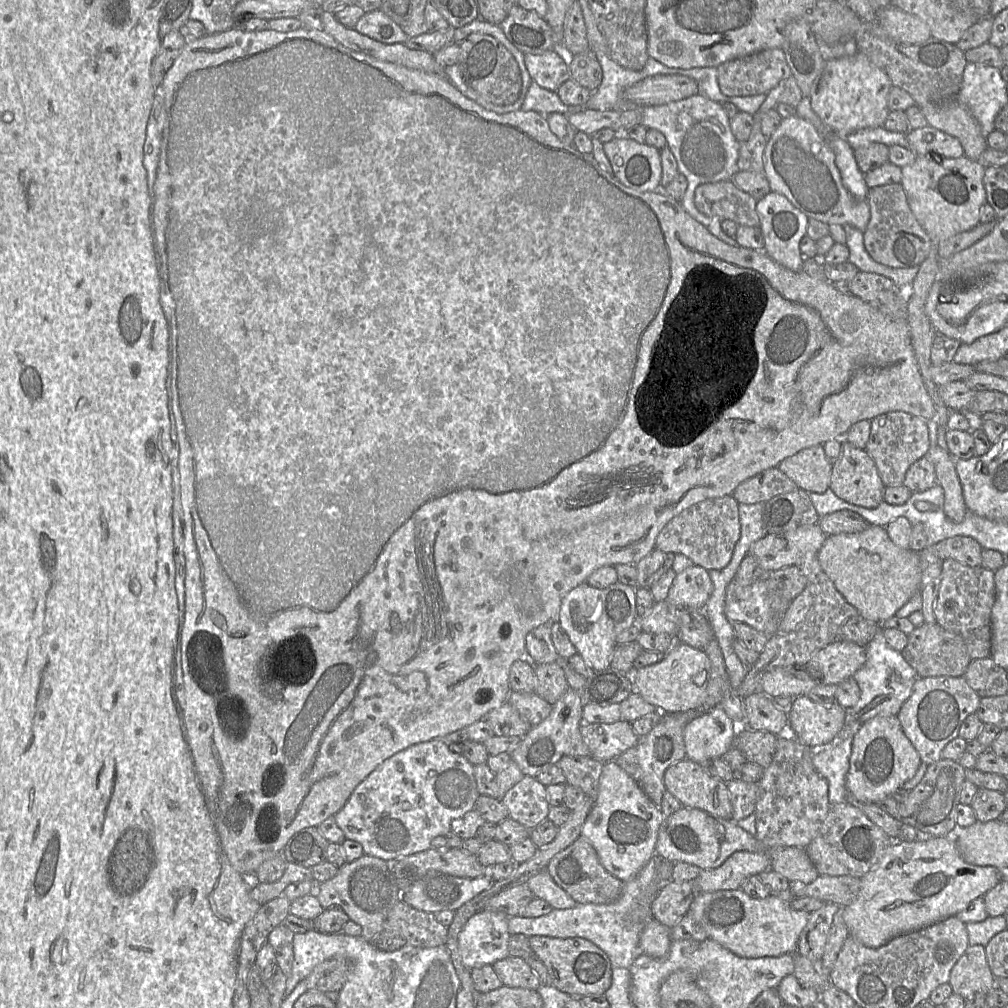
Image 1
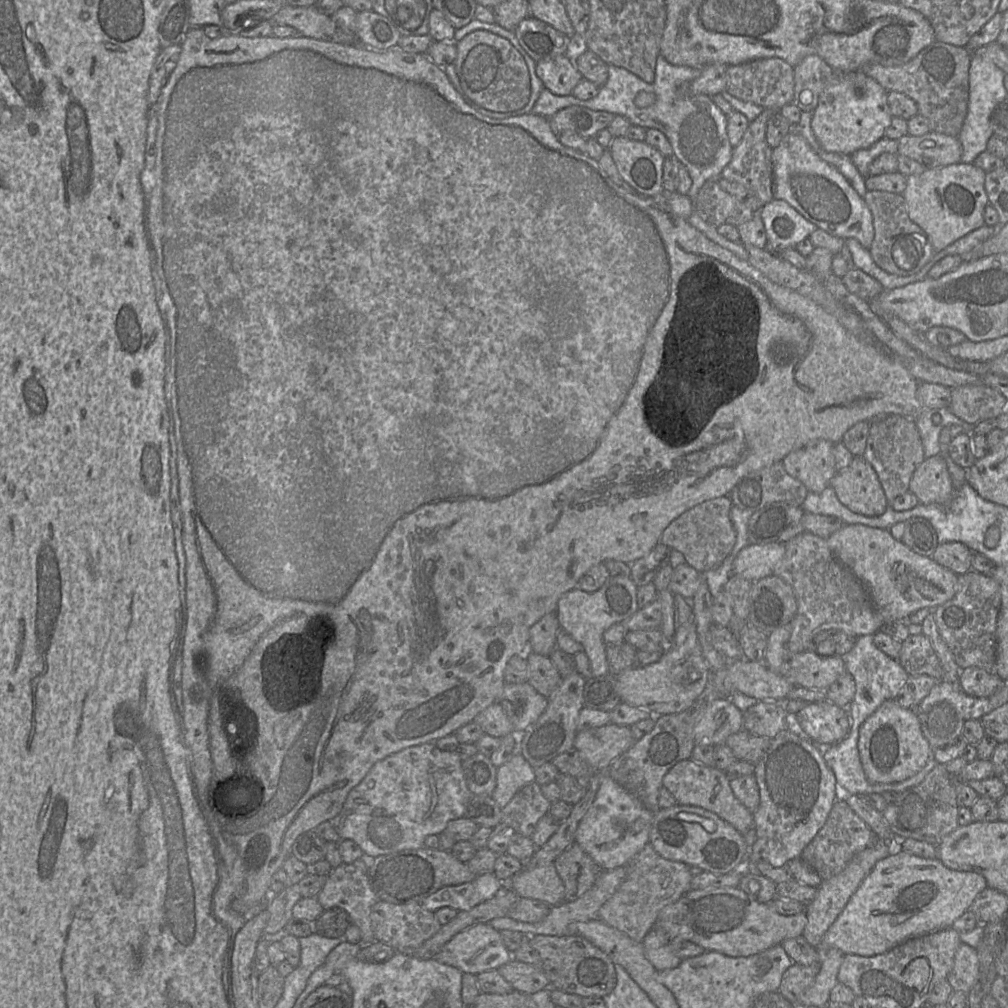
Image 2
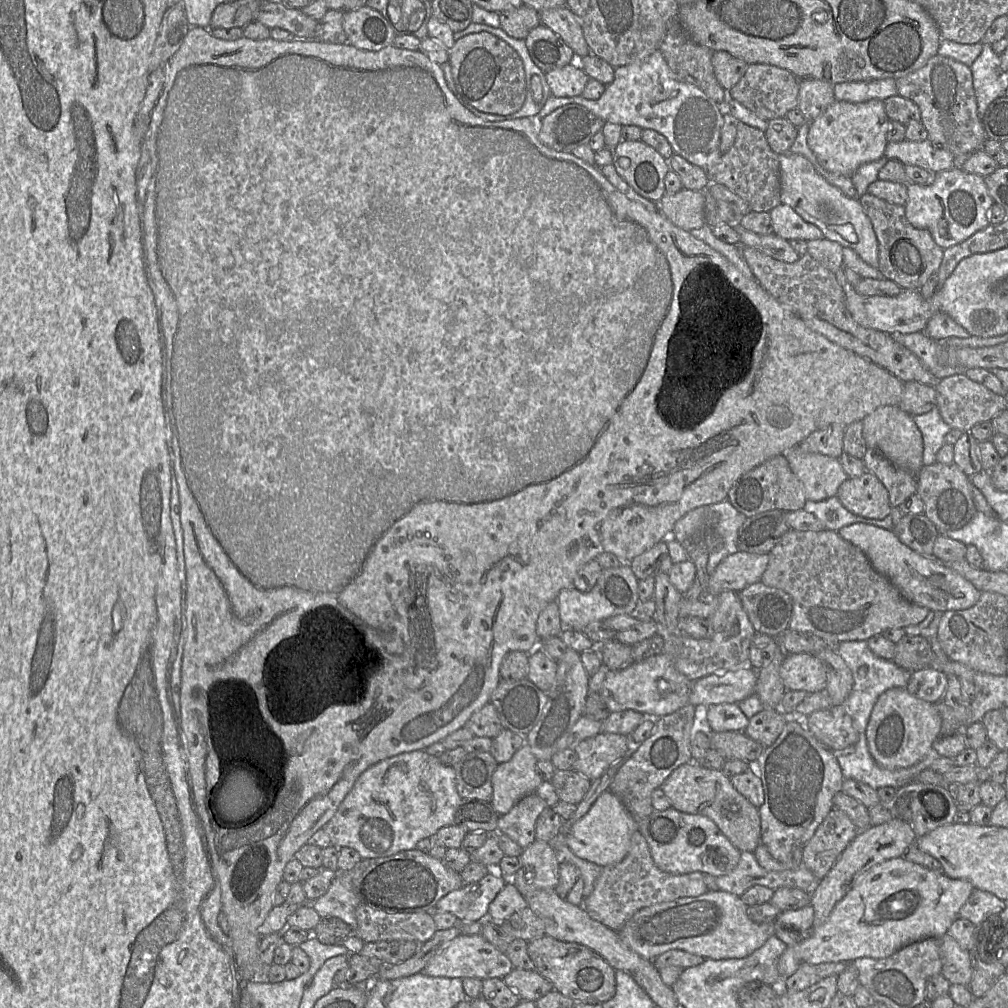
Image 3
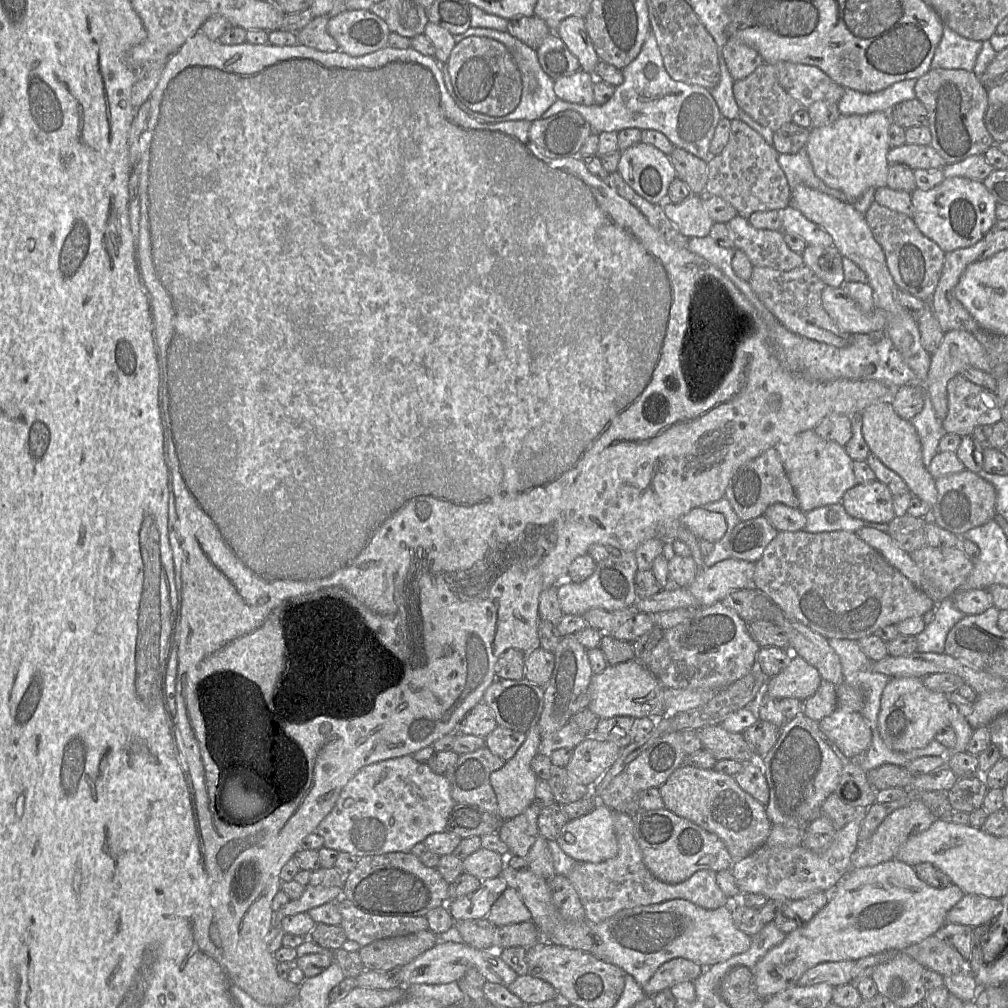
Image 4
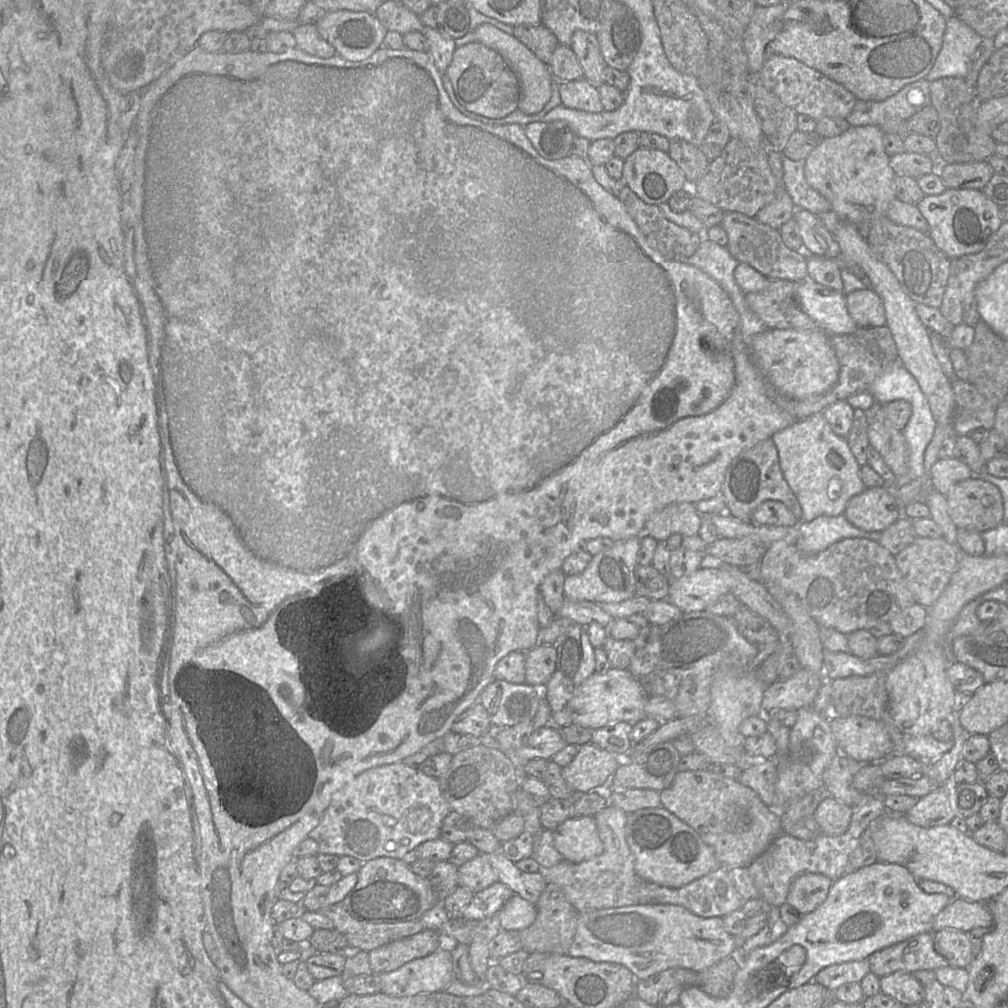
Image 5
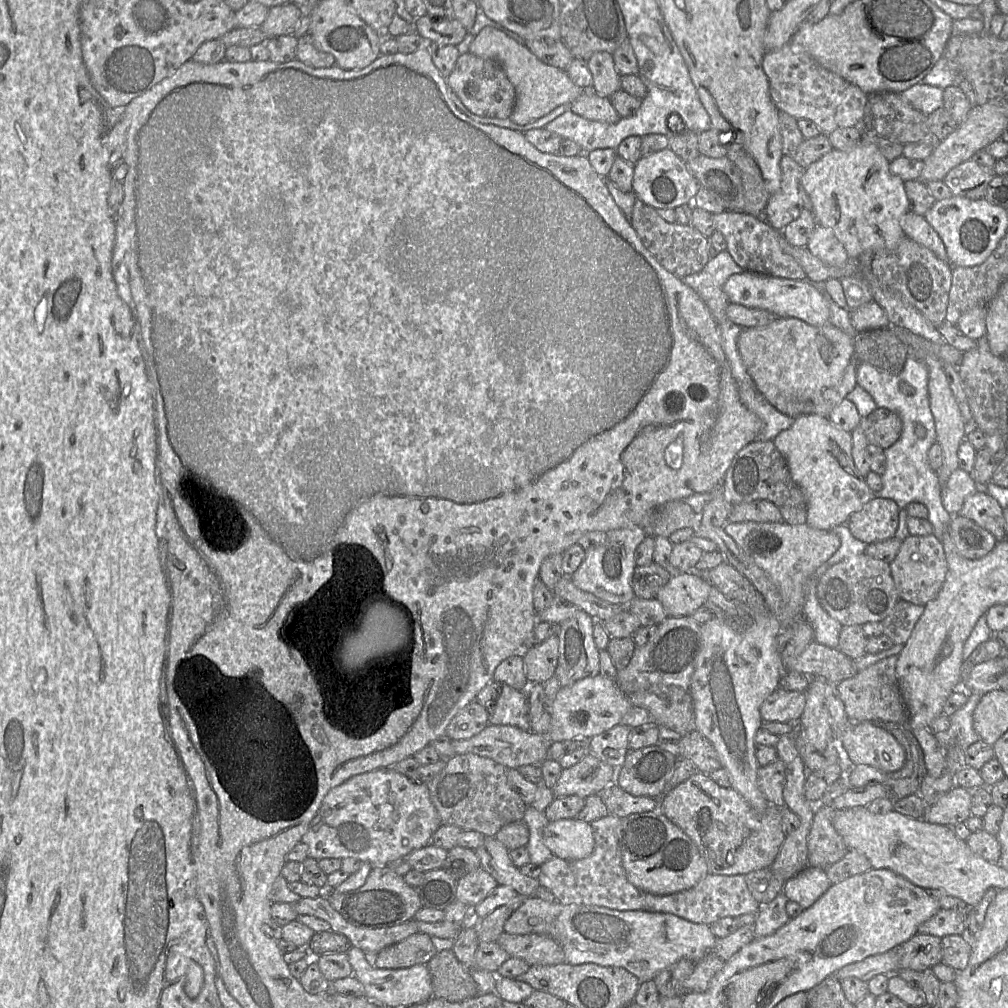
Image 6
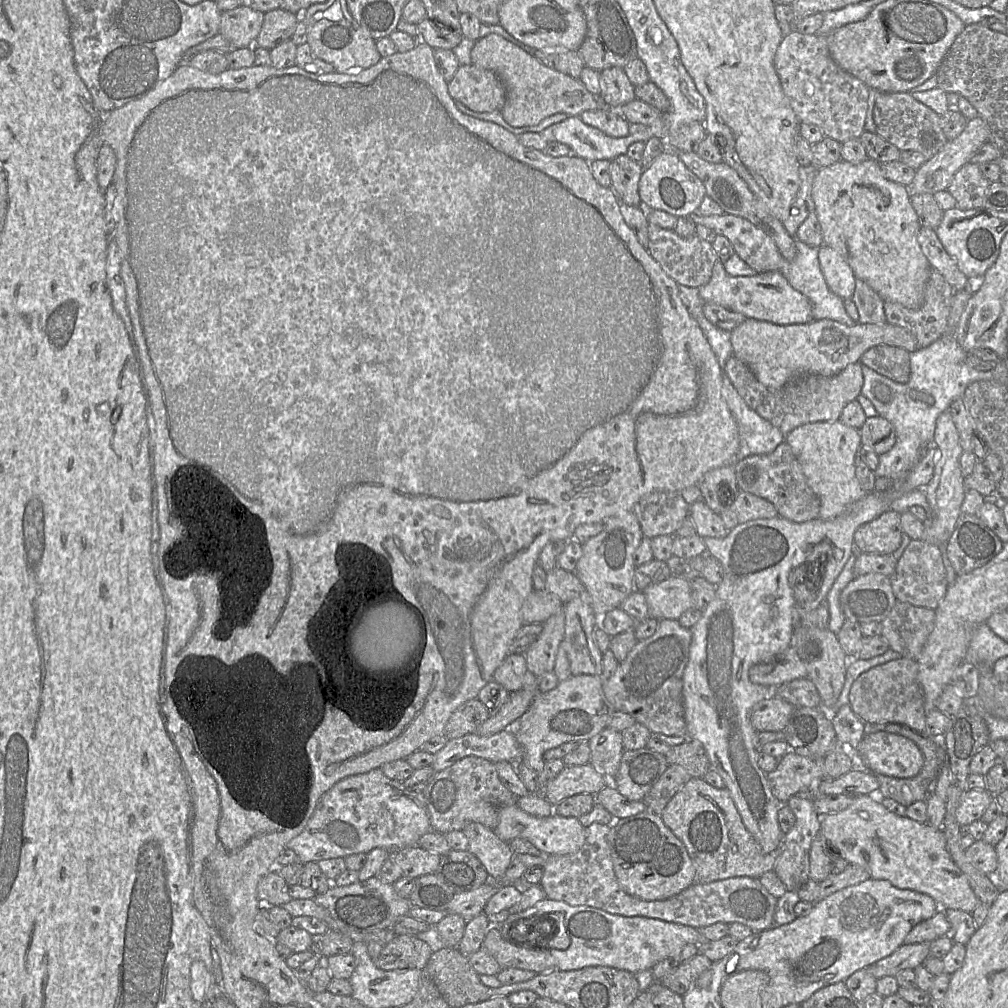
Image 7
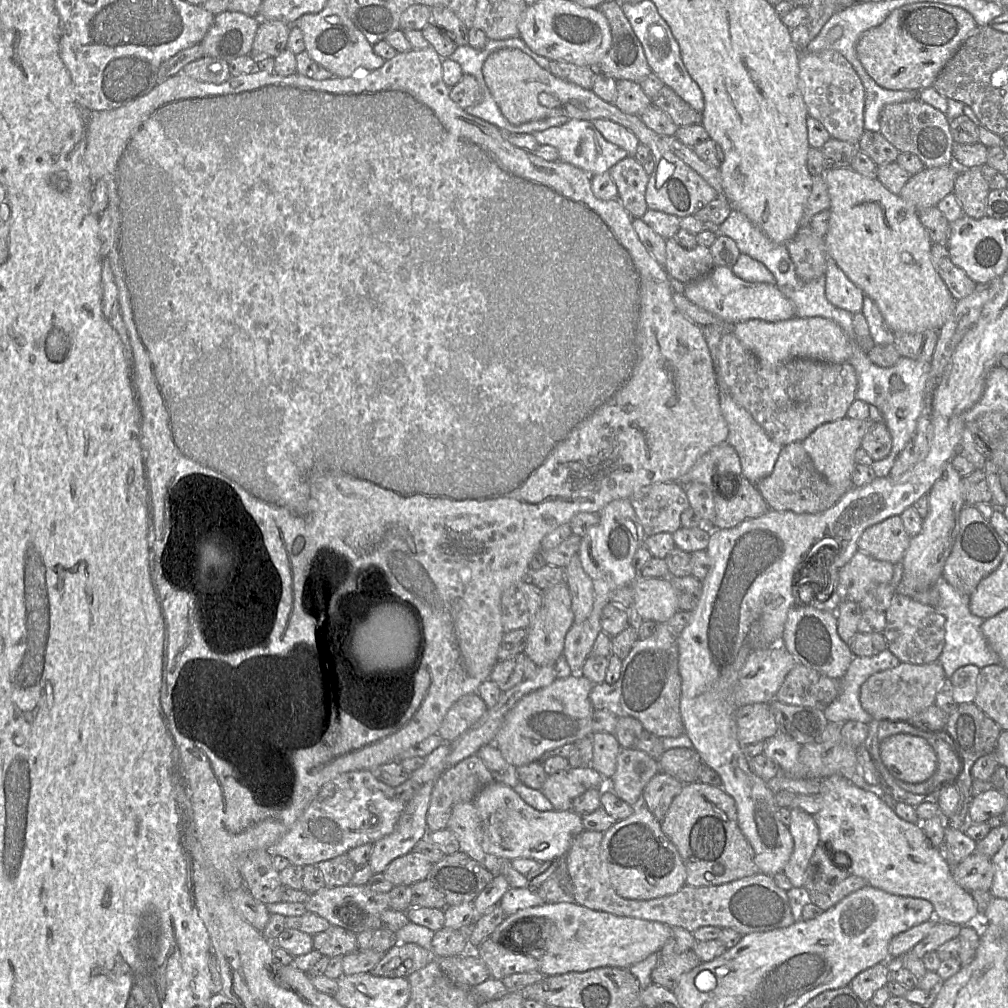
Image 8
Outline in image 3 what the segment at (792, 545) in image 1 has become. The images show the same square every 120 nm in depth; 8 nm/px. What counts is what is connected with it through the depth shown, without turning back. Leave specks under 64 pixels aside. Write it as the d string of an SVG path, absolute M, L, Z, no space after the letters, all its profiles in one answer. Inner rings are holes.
M738 551L724 558L709 575L704 592L713 595L731 590L739 593L744 588L759 582L769 562L768 554Z

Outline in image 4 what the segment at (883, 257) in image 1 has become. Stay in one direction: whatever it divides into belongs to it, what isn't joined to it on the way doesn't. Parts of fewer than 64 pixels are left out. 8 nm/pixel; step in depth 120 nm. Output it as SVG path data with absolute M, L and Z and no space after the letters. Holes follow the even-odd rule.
M875 201L867 210L865 219L884 252L887 268L898 288L923 301L931 301L942 273L945 253L921 233L912 218Z

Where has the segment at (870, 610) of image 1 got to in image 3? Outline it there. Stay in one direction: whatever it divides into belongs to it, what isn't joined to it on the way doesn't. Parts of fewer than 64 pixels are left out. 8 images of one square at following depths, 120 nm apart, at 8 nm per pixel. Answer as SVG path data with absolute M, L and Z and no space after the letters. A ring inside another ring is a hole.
M863 523L851 524L837 531L869 559L872 567L884 575L903 598L936 613L973 607L981 592L960 574L934 557L922 556L899 541L892 530Z

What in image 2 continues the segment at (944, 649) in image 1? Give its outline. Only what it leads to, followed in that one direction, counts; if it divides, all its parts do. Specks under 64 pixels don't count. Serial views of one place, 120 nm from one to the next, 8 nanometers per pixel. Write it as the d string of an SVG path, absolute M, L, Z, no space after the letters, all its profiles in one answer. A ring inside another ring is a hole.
M924 634L910 635L902 643L898 659L910 676L928 675L942 680L943 669L939 658Z

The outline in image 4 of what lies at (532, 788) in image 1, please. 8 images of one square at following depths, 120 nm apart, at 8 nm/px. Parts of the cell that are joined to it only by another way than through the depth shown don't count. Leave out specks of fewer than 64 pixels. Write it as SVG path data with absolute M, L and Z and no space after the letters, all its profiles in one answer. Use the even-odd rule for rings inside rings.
M532 803L521 814L501 822L497 833L508 846L510 855L526 857L539 835L537 823L540 810Z

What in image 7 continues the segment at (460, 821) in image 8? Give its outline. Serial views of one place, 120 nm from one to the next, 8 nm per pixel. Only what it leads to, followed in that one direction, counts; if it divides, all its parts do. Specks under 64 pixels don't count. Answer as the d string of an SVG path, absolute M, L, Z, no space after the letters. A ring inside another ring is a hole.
M469 823L463 829L469 844L468 851L473 853L484 865L490 880L498 885L503 883L503 876L514 852L508 843L497 837L492 829L480 823Z

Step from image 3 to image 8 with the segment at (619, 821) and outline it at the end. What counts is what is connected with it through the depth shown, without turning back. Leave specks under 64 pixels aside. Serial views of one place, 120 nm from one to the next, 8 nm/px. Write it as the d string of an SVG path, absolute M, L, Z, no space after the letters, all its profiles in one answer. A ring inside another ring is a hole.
M498 782L487 785L476 796L473 804L482 824L482 849L499 858L512 861L517 858L534 859L538 862L564 858L575 837L584 830L582 815L569 811L538 811L528 805L513 788Z

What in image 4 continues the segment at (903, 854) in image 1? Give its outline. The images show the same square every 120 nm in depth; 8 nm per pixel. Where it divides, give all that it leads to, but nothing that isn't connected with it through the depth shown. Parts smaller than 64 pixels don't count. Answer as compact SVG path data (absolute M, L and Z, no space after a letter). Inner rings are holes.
M891 859L872 867L851 869L830 892L827 904L814 917L771 948L751 970L756 991L768 999L780 991L796 986L798 980L808 969L823 963L842 960L857 961L862 957L885 951L902 951L935 932L946 923L947 912L964 896L964 892L955 884L945 888L932 887L920 880L914 868L904 862Z

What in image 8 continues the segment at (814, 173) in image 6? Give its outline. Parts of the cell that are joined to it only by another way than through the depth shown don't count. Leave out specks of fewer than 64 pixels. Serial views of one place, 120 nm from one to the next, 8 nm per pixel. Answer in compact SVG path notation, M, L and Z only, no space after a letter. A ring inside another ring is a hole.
M850 167L825 170L825 180L830 196L830 218L824 238L830 258L864 295L876 303L893 333L940 330L952 314L956 300L933 267L930 254L932 241L914 205L887 190L877 177L863 176ZM900 211L905 212L905 217L899 217Z

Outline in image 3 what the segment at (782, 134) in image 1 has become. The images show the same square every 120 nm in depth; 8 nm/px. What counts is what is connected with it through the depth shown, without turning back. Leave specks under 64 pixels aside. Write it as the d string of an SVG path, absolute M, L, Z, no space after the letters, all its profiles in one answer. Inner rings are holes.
M800 154L779 155L781 203L793 208L806 222L817 226L824 238L854 250L870 266L879 266L878 241L872 223L858 199L847 197L839 188L829 184Z

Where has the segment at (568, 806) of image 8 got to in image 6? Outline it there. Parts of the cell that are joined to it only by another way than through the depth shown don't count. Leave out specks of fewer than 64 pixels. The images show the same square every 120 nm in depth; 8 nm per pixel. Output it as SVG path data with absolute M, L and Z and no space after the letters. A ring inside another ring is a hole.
M591 752L575 765L562 769L552 793L555 798L577 795L587 798L615 783L618 769Z

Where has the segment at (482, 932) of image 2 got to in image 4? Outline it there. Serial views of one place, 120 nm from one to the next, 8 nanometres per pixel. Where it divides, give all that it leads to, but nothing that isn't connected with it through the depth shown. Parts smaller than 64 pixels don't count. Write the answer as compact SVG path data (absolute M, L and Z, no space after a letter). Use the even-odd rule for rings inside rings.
M440 942L425 951L410 963L399 968L399 987L407 988L414 984L447 984L463 978L470 968L476 968L488 982L508 986L518 976L500 957L499 949L479 949L464 942Z

